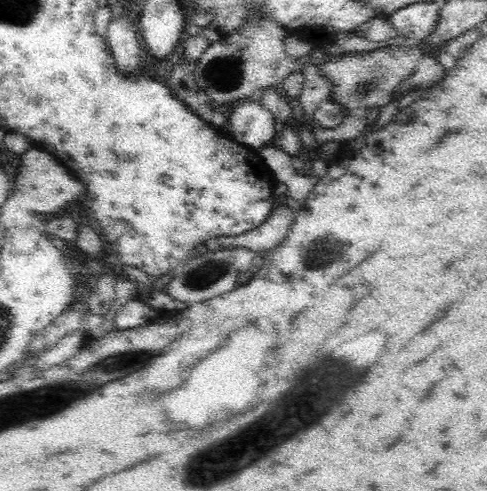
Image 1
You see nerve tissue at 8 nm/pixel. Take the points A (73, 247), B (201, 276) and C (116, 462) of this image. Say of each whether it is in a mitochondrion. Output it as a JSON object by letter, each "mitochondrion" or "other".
{"A":"other","B":"mitochondrion","C":"other"}

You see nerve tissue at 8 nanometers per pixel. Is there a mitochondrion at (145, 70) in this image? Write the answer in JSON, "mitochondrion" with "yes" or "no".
{"mitochondrion":"no"}

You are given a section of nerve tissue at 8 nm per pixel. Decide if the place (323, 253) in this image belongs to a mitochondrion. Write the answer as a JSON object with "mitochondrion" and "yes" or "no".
{"mitochondrion":"yes"}

